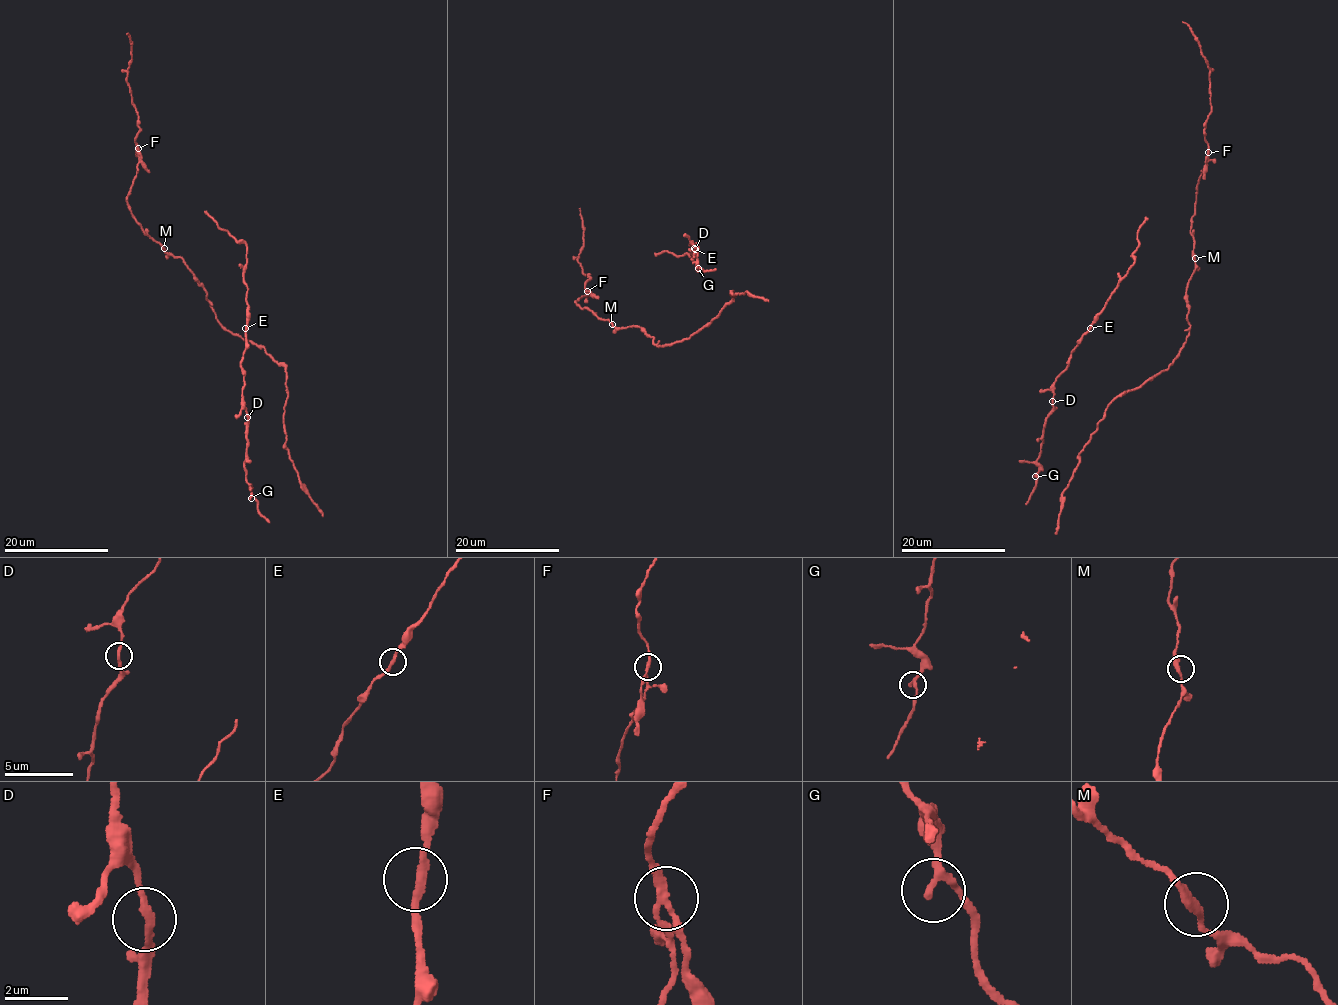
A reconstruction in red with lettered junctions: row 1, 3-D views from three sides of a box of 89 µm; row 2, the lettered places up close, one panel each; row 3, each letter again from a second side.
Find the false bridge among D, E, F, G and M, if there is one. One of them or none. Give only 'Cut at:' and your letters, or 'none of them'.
Cut at: F

